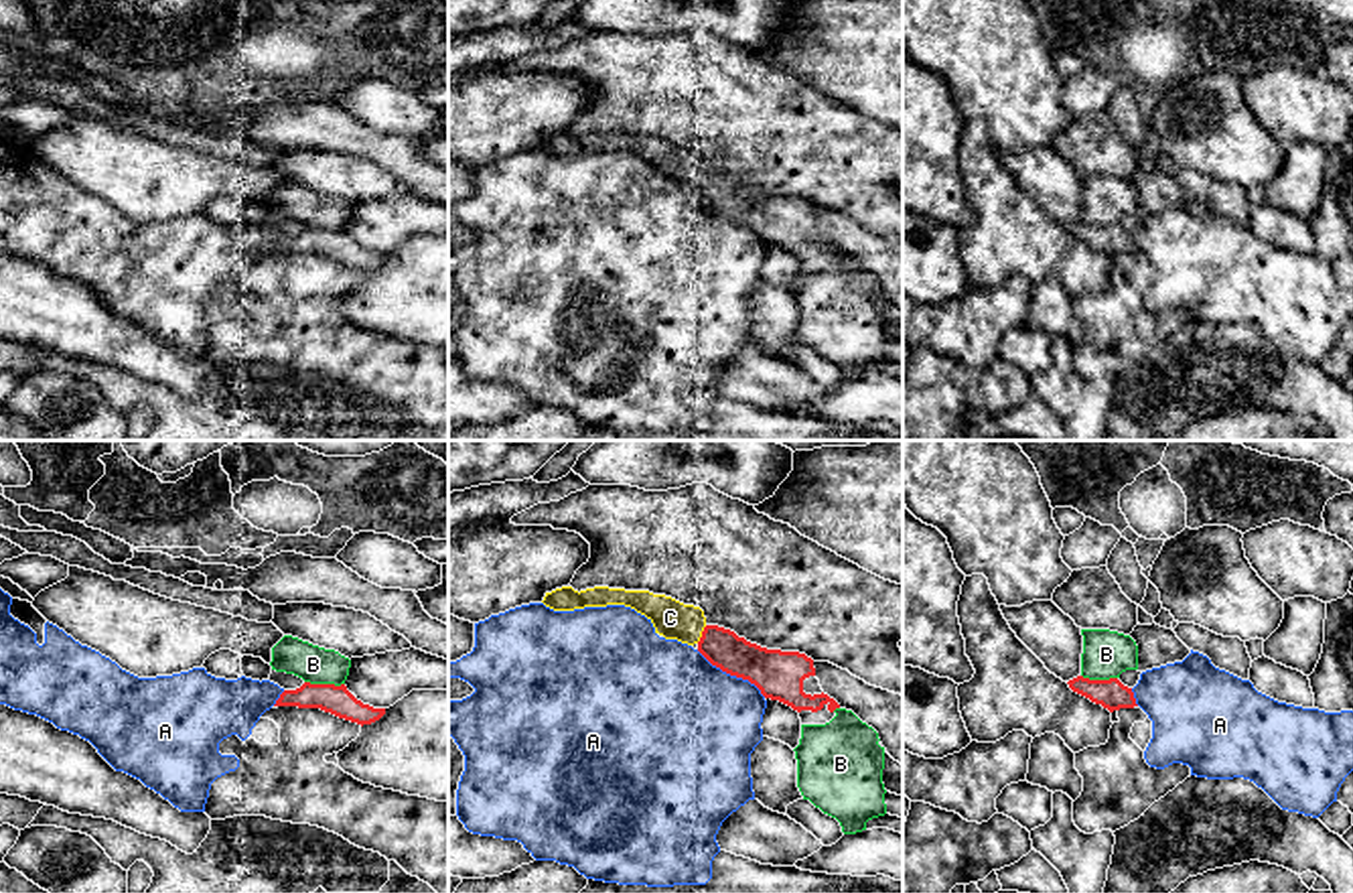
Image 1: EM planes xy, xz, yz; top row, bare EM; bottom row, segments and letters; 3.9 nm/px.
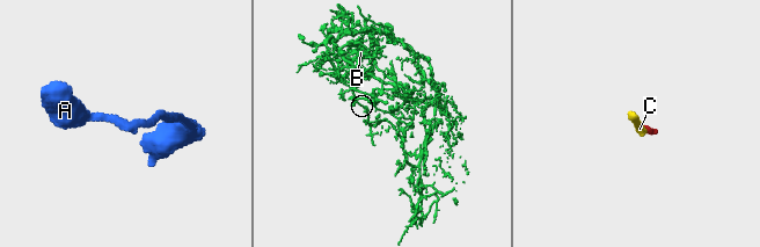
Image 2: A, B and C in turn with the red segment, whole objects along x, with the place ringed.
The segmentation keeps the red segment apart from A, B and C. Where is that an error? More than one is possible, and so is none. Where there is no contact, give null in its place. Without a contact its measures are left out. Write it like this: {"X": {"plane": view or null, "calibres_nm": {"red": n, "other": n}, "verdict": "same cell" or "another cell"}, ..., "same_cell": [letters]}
{"A": {"plane": "xz", "calibres_nm": {"red": 190, "other": 480}, "verdict": "another cell"}, "B": {"plane": "xy", "calibres_nm": {"red": 120, "other": 150}, "verdict": "another cell"}, "C": {"plane": "xz", "calibres_nm": {"red": 160, "other": 150}, "verdict": "same cell"}, "same_cell": ["C"]}

